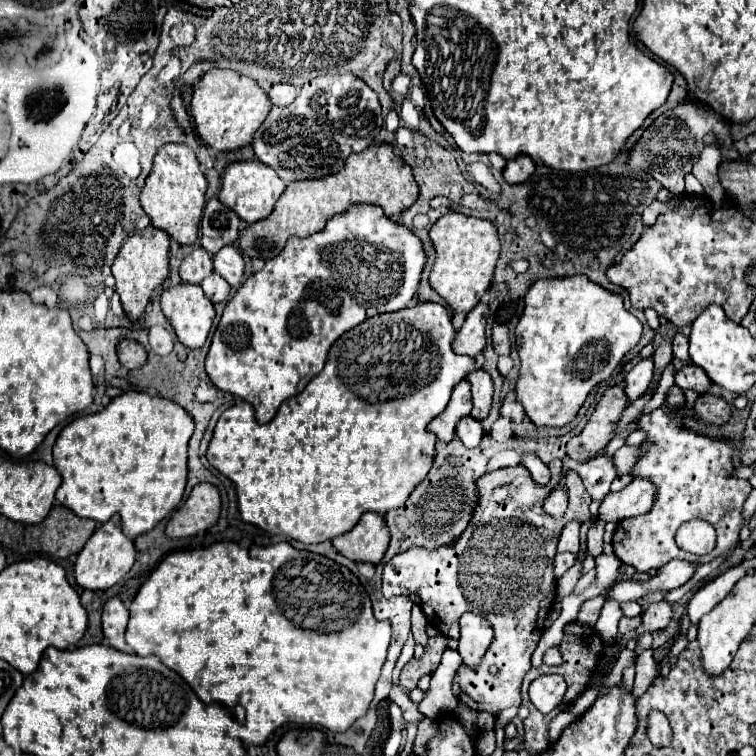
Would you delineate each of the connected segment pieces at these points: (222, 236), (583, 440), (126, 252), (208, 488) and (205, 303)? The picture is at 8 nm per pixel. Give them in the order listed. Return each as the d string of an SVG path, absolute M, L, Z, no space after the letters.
M212 196L204 208L200 230L202 248L208 250L208 254L216 254L222 246L228 246L238 240L240 218L216 196Z
M622 386L608 388L602 400L598 402L592 418L588 420L586 428L566 444L568 456L578 462L586 462L594 456L600 456L608 442L616 436L616 424L620 422L622 412L628 404L630 402Z
M148 226L146 230L138 230L132 234L122 250L118 252L118 258L114 260L112 274L116 278L116 292L120 296L124 314L136 322L140 314L144 314L146 304L152 300L154 292L160 290L162 282L168 278L168 250L170 250L170 236L154 226Z
M198 484L166 524L168 538L186 538L212 528L220 516L220 494L212 484Z
M194 284L172 286L172 288L168 288L168 290L162 292L160 306L162 306L164 316L172 324L178 340L184 346L188 346L188 348L200 348L200 346L204 346L206 336L208 336L208 332L212 328L212 322L214 322L214 304L204 296L204 292L202 292L200 286L194 286Z

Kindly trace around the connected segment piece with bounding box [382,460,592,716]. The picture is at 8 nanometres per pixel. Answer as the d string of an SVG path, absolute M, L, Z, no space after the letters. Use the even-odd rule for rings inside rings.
M560 460L552 462L550 472L552 472L550 486L538 486L530 478L528 470L520 464L518 464L518 468L516 466L500 468L496 472L484 474L478 480L478 492L480 492L478 510L474 512L468 528L464 530L464 534L460 536L458 542L454 542L452 546L432 550L432 552L424 550L424 548L412 548L412 550L406 550L404 554L394 556L384 566L384 580L382 580L384 598L392 598L392 596L400 596L400 594L402 596L418 594L428 622L434 628L438 628L446 638L454 638L454 640L458 638L458 632L460 632L458 620L464 612L478 612L478 614L486 616L488 622L492 624L494 642L490 644L482 662L474 668L462 664L456 670L454 686L452 686L452 692L458 696L458 700L476 712L490 712L496 716L500 710L508 708L508 706L520 706L520 686L522 686L524 674L530 670L530 656L538 646L538 640L544 632L546 618L554 604L556 578L554 578L552 562L554 562L560 532L570 520L580 520L580 524L584 524L586 520L592 518L590 510L588 510L592 498L590 498L588 490L584 488L578 472L574 472L574 470L566 472L566 492L568 492L566 516L556 520L542 508L548 494L560 484L562 462ZM492 664L498 666L496 674L488 672L488 666L492 666Z

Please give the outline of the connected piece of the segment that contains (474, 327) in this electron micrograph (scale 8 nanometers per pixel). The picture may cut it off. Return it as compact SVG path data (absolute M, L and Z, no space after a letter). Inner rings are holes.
M482 302L468 312L462 328L456 330L456 338L452 340L452 350L456 354L476 356L482 352L486 344L486 334L484 334L486 314L488 314L488 306Z

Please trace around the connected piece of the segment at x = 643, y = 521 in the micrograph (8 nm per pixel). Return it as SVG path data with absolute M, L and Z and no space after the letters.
M660 406L652 414L644 414L640 418L640 430L648 432L648 440L644 442L646 454L642 454L642 458L636 462L632 474L650 478L654 482L658 490L656 504L646 516L622 520L612 540L614 554L620 558L620 562L634 566L638 572L660 568L672 558L700 562L696 554L680 550L674 542L676 528L686 520L702 518L708 520L716 530L716 546L710 554L702 556L702 562L710 562L720 554L730 554L744 524L742 504L752 492L752 486L748 480L728 476L732 472L732 444L686 432L678 426L680 418L682 410L678 414L670 414L666 406Z

